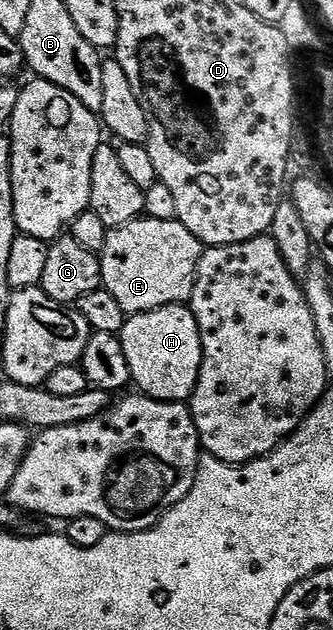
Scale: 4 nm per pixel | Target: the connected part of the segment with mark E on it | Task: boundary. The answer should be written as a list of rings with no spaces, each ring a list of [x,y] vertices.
[[[140,217],[120,227],[112,227],[108,230],[99,260],[103,274],[102,288],[113,295],[128,316],[140,315],[143,311],[152,311],[170,303],[186,304],[193,293],[197,265],[204,250],[203,243],[197,241],[197,237],[193,237],[193,233],[189,233],[189,229],[185,229],[185,225],[181,225],[176,218],[157,221]]]

